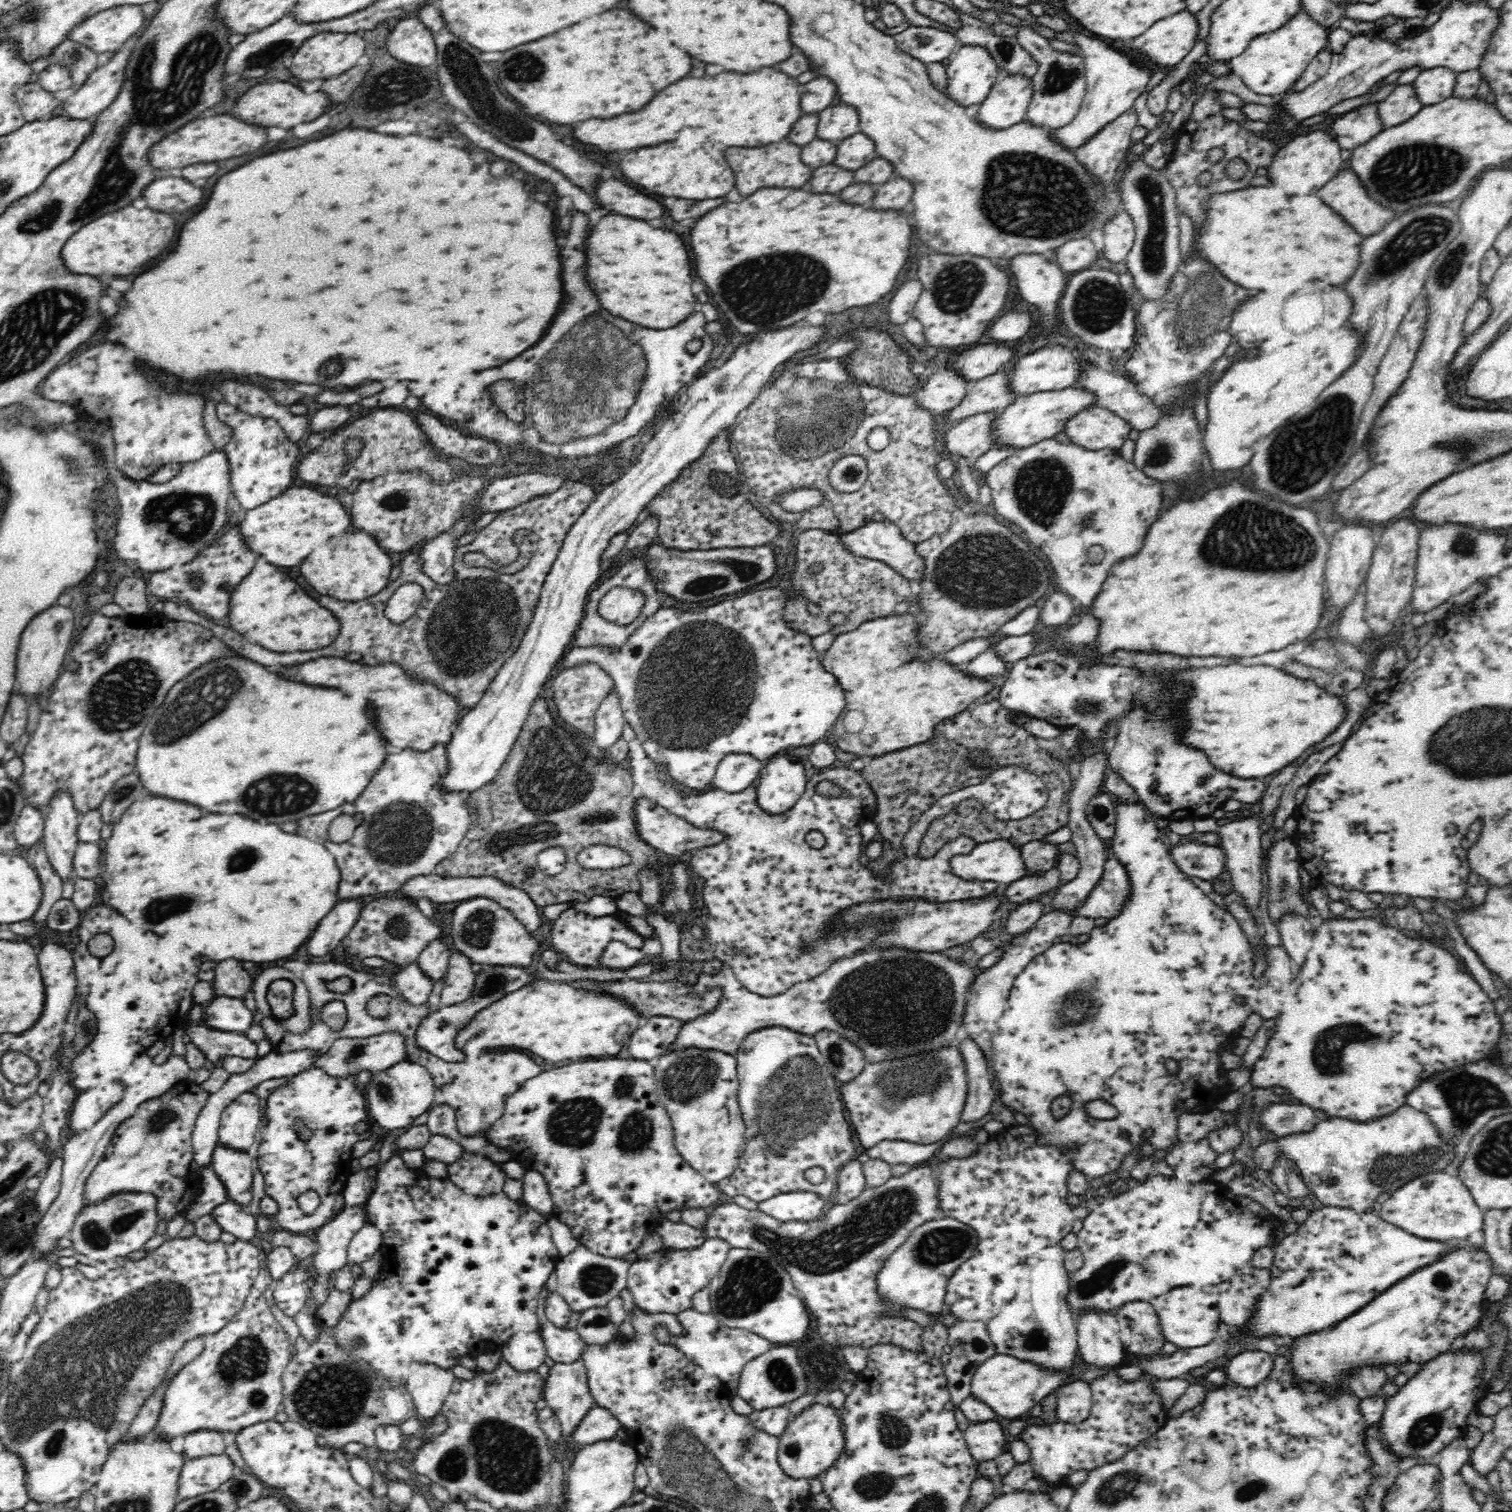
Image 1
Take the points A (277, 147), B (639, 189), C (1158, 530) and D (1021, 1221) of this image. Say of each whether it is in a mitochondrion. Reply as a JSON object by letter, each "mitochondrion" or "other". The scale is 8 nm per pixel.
{"A":"other","B":"other","C":"other","D":"other"}

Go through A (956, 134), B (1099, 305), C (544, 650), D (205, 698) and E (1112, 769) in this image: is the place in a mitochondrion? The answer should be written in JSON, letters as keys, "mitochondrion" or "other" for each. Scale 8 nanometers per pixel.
{"A":"other","B":"mitochondrion","C":"other","D":"mitochondrion","E":"other"}

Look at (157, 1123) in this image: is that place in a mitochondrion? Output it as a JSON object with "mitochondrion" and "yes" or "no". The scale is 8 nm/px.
{"mitochondrion":"yes"}

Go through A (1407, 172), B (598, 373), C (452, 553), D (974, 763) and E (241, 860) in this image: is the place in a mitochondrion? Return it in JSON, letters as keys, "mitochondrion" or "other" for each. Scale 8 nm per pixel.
{"A":"mitochondrion","B":"mitochondrion","C":"other","D":"other","E":"mitochondrion"}

